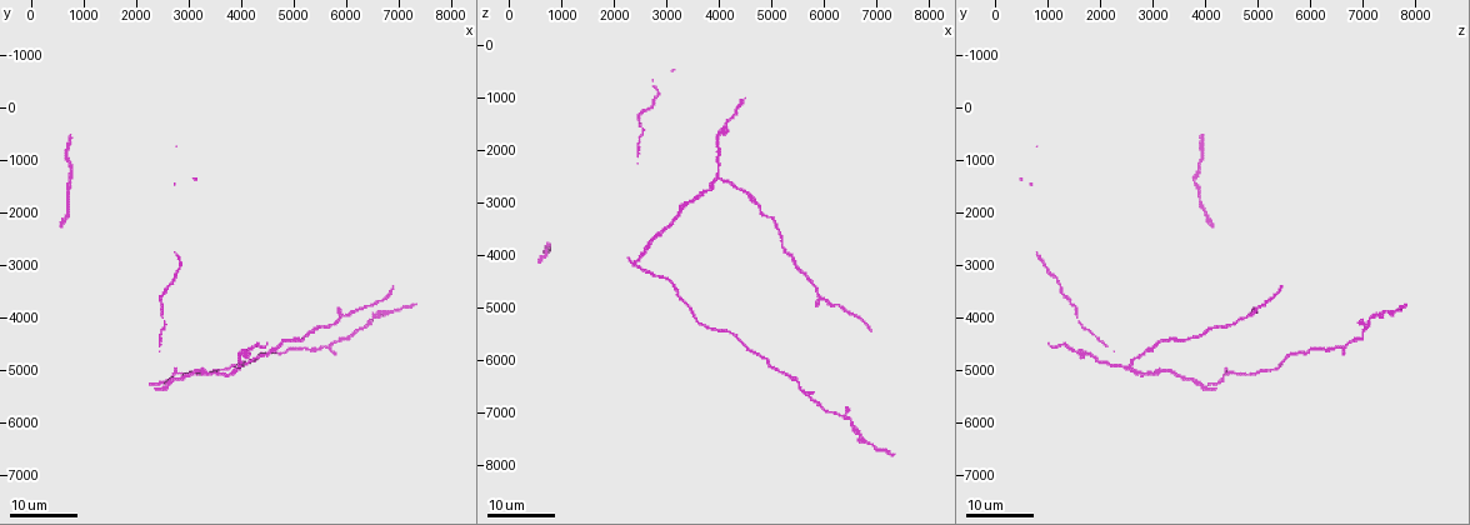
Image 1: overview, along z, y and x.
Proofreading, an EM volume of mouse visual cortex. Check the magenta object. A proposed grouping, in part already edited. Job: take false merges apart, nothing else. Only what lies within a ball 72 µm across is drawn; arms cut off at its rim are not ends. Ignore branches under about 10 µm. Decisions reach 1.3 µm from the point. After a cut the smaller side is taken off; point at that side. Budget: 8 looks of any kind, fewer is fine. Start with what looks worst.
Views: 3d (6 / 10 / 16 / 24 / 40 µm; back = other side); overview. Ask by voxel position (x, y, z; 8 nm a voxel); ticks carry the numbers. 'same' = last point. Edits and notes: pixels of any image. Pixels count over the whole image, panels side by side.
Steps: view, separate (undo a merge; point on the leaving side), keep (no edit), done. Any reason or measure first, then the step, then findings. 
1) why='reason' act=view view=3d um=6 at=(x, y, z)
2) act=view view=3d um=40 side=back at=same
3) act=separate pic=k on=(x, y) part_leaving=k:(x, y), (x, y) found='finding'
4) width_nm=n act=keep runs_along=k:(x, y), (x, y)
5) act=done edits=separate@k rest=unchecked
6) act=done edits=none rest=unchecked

why='arms part here' act=view view=3d um=16 at=(4000, 4950, 2550)

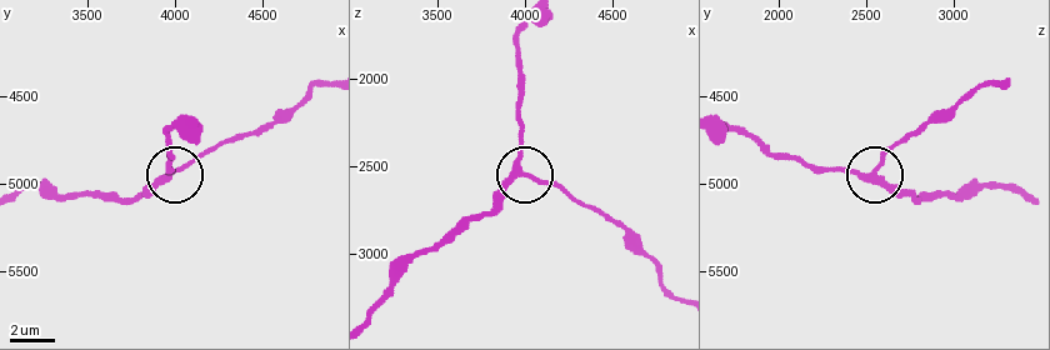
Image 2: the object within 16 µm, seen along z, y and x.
why='zoom in' act=view view=3d um=6 at=(3980, 4960, 2520)

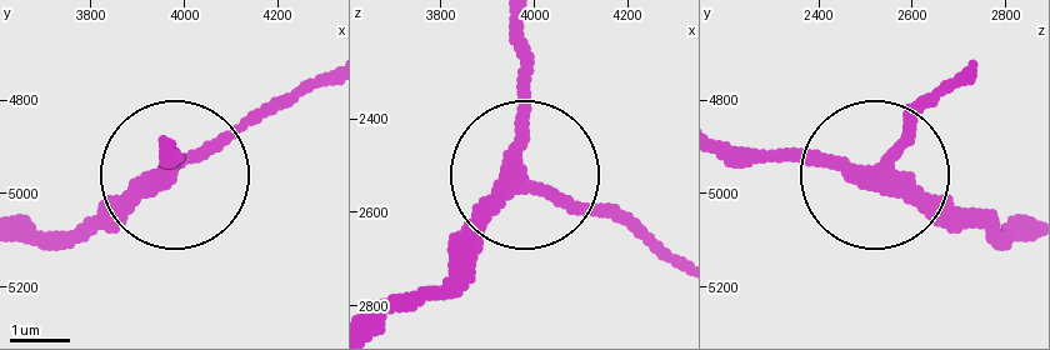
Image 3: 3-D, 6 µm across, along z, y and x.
act=keep runs_along=3:(388, 321), (433, 291), (516, 171), (521, 28) found='continuous, no second cell'

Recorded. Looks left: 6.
act=view view=3d um=24 at=(3200, 5000, 3100)

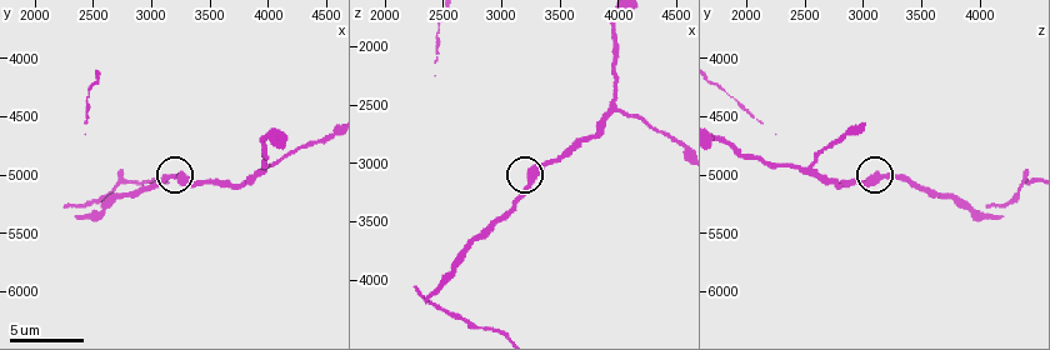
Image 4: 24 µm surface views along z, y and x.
act=view view=3d um=10 at=(3280, 5040, 3060)

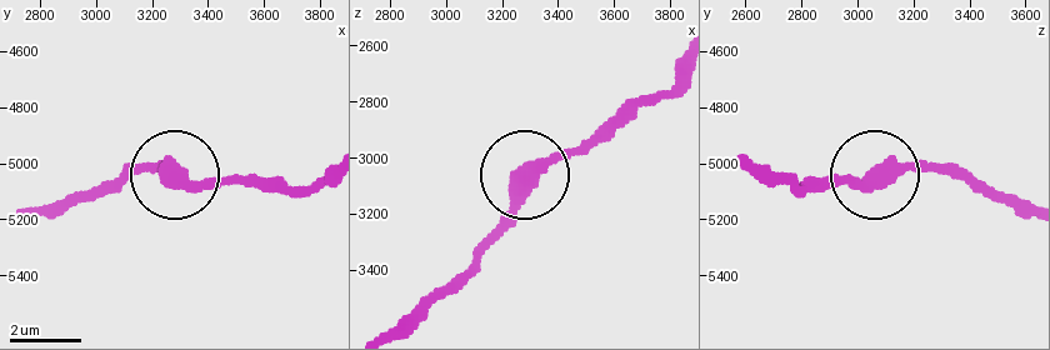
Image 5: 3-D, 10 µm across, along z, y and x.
act=keep found='all the same cell'

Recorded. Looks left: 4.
why='sudden change in width' act=view view=3d um=16 at=(5500, 4550, 6400)

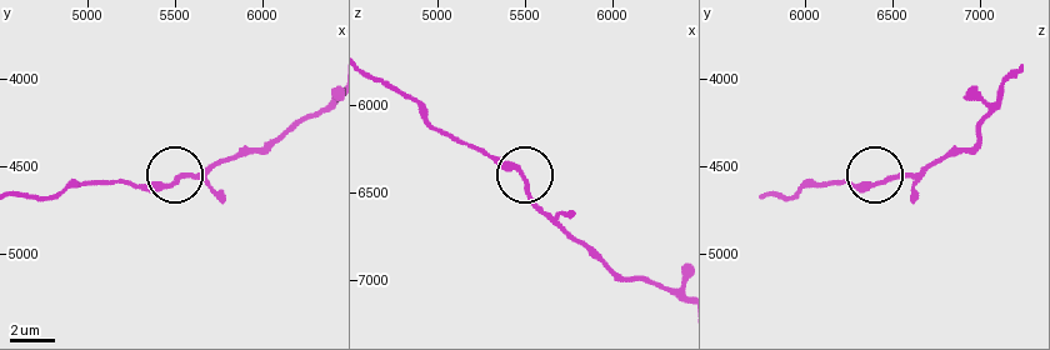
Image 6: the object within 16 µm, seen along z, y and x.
act=view view=3d um=10 at=(5500, 4580, 6420)

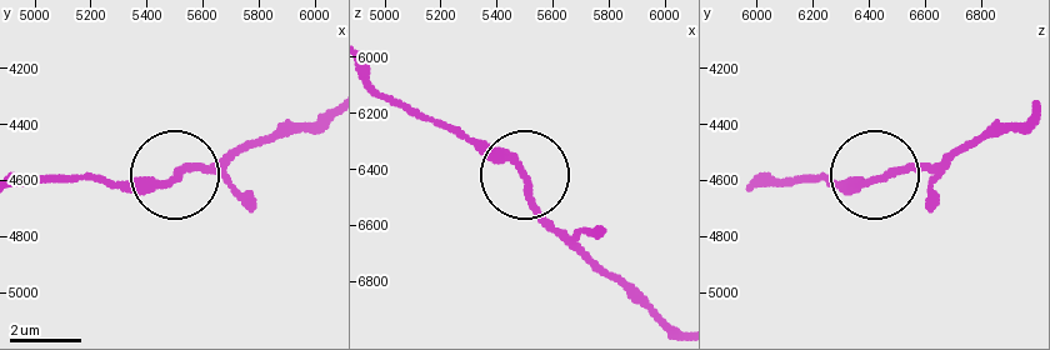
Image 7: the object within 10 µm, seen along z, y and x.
act=keep runs_along=7:(25, 184), (88, 175), (159, 184), (219, 165) found='all the same cell'

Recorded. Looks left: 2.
why='thick turns thin' act=view view=3d um=24 at=(6050, 4400, 6950)

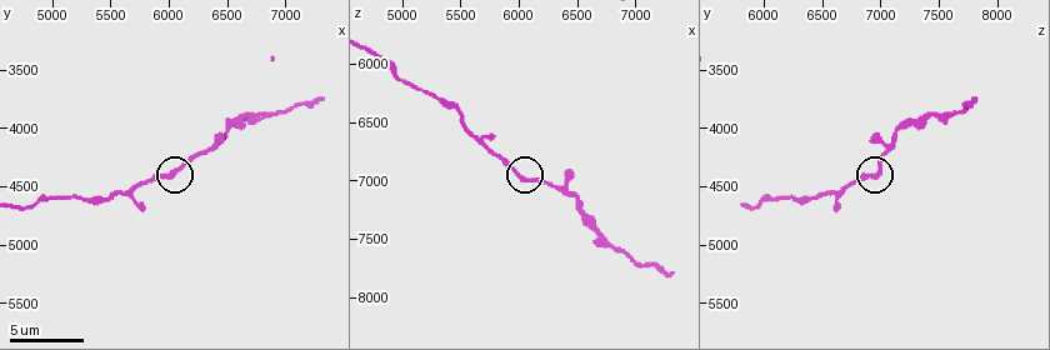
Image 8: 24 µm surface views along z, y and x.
act=view view=3d um=10 at=(6040, 4380, 6980)

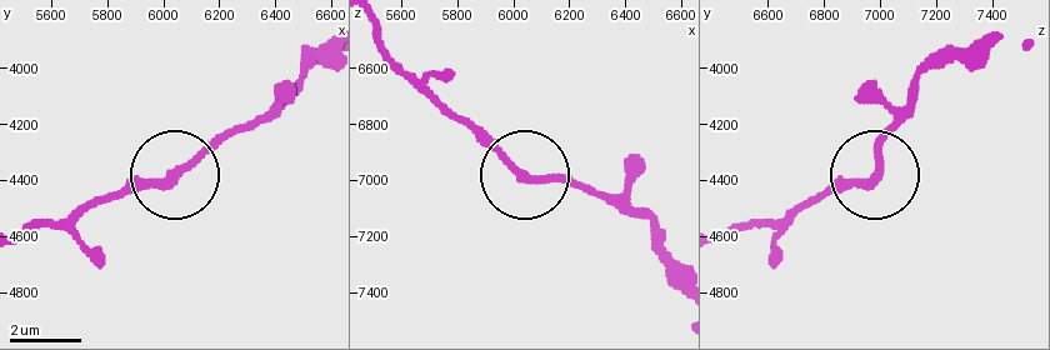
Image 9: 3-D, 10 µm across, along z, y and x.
act=keep runs_along=9:(23, 234), (169, 183), (238, 126) found='continuous, no second cell'

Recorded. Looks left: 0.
act=done edits=none rest=unchecked

